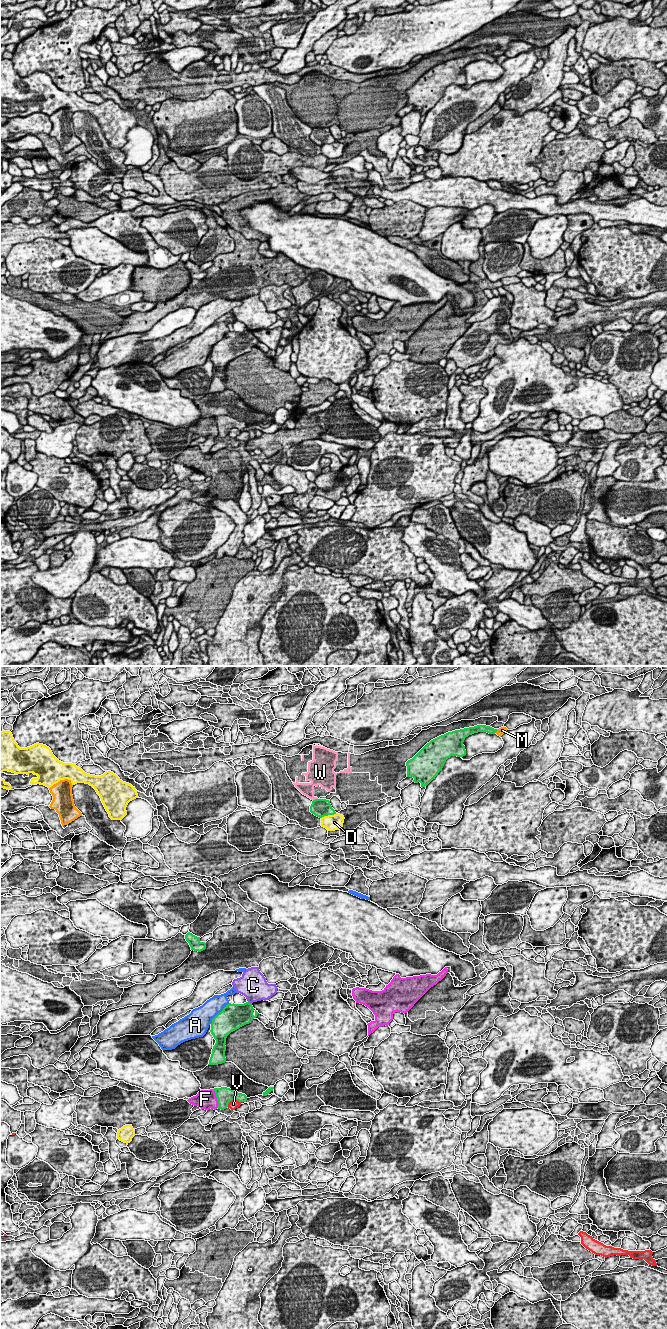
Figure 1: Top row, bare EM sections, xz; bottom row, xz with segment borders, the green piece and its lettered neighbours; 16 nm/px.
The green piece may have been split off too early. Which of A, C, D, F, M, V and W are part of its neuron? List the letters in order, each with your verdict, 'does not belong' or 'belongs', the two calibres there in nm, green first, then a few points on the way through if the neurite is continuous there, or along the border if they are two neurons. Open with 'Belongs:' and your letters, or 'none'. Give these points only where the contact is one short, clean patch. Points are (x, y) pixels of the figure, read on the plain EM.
Belongs: none
A: does not belong; 420 nm thick on the green side, 320 nm on the other
C: does not belong; 360 nm thick on the green side, 400 nm on the other; border along xz (248, 329), (251, 331)
D: does not belong; 280 nm thick on the green side, 260 nm on the other
F: does not belong; 260 nm thick on the green side, 320 nm on the other
M: does not belong; 130 nm thick on the green side, 120 nm on the other
V: does not belong; 260 nm thick on the green side, 140 nm on the other
W: does not belong; 280 nm thick on the green side, 220 nm on the other; border along xz (317, 126), (313, 128)

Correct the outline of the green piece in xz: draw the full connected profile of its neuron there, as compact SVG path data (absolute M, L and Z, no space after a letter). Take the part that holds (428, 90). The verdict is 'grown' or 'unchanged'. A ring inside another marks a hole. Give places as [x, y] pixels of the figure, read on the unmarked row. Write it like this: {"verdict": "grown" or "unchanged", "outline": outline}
{"verdict": "unchanged", "outline": "M477 53L448 60L431 68L406 90L407 105L413 105L415 111L420 110L422 116L427 114L442 98L448 86L466 83L463 73L465 66L478 60L495 62L497 57L486 53Z"}

